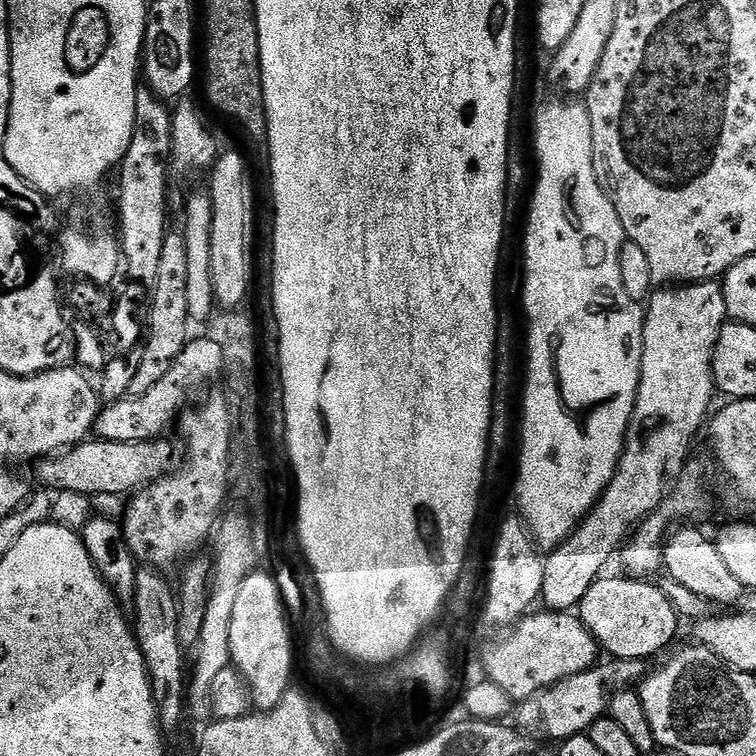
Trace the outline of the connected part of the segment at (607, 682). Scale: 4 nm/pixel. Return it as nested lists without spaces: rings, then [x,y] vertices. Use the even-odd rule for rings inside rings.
[[[612,658],[607,662],[609,664],[597,663],[596,667],[591,668],[589,672],[564,678],[562,682],[544,688],[538,694],[531,696],[529,700],[523,701],[518,708],[519,727],[532,734],[541,732],[542,735],[556,740],[555,742],[585,735],[588,728],[594,726],[594,722],[605,719],[612,693],[629,686],[639,685],[646,675],[646,664],[643,660]]]

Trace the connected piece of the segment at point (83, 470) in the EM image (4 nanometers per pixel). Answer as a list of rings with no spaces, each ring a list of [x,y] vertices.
[[[89,438],[59,454],[43,457],[37,463],[40,465],[36,468],[36,476],[45,484],[41,484],[45,489],[57,493],[74,491],[91,498],[120,496],[123,492],[132,494],[165,475],[167,468],[164,467],[172,460],[172,448],[166,441],[157,438],[142,442],[110,442]]]

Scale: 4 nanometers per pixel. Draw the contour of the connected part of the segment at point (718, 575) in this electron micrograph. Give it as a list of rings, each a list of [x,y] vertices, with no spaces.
[[[680,528],[675,532],[676,529],[667,537],[664,546],[663,571],[686,586],[686,590],[694,590],[694,594],[708,601],[709,605],[739,605],[746,595],[746,589],[742,582],[738,582],[738,578],[734,578],[730,566],[726,566],[719,543],[715,539],[707,540],[696,528]]]

